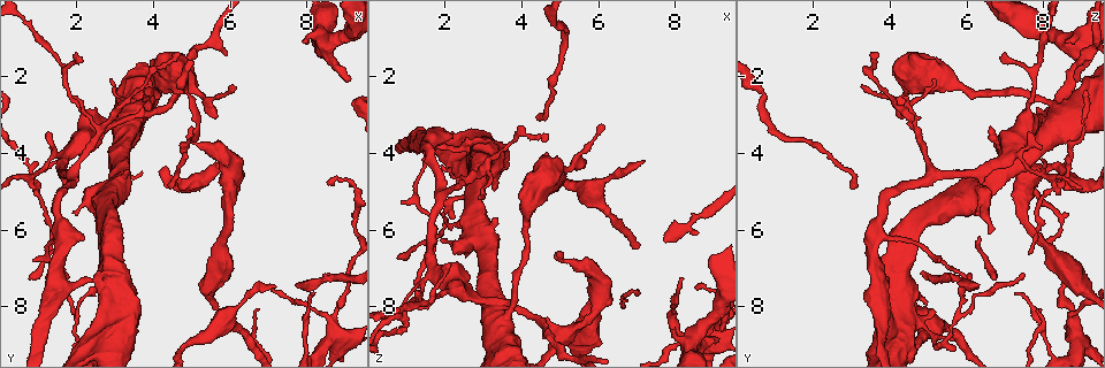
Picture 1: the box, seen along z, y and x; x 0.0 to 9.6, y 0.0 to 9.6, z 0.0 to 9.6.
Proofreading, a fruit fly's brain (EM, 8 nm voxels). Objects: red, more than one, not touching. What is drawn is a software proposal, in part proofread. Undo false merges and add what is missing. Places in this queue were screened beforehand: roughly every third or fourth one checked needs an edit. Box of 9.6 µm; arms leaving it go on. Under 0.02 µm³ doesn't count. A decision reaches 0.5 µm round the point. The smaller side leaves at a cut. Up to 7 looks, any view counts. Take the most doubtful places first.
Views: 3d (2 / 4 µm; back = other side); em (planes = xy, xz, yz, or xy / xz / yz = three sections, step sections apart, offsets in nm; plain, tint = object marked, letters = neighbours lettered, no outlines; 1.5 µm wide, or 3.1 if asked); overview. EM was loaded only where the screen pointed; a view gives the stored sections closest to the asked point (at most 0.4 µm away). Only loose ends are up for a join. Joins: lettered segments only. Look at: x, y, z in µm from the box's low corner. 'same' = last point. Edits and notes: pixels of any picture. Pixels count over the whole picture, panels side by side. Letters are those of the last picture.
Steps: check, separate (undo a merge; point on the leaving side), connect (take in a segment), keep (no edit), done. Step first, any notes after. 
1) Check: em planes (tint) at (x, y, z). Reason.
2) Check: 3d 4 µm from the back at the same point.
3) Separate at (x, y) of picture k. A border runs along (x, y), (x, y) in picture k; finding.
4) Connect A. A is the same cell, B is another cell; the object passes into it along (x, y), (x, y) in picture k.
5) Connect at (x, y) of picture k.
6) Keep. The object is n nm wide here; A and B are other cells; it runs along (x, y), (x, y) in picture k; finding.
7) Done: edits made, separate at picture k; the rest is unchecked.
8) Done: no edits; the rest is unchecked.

Check: 3d 4 µm from the back at (2.20, 6.25, 3.60). An open end.

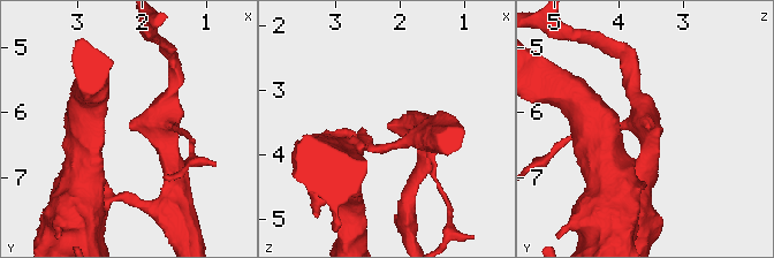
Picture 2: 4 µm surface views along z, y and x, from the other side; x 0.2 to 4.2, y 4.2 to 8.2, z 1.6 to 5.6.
Check: em planes (letters) at (2.20, 6.25, 3.55).

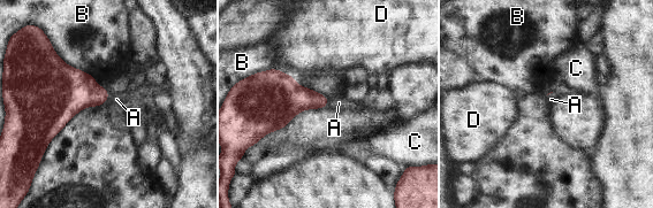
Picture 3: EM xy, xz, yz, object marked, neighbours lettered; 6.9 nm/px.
Connect A. The longest contact is with B, 320 nm; A is the same cell, B, C and D are other cells; the object passes into it along (290, 99), (326, 102), (339, 102) in picture 3; it goes on there.

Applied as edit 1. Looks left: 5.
Check: 3d 4 µm at (2.00, 2.70, 7.60). Calibre changes.

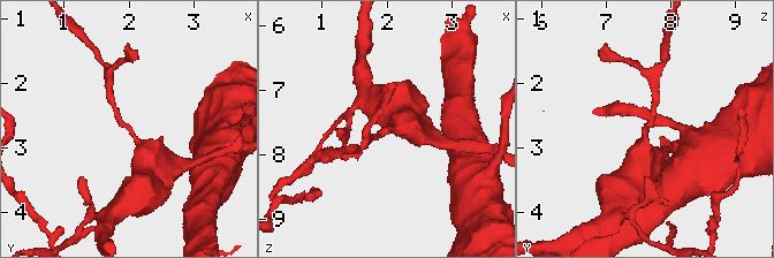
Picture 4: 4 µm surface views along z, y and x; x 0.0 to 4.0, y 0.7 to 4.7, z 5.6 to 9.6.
Check: em xz step 8 (letters) at (2.00, 2.70, 7.55). Need the tissue.

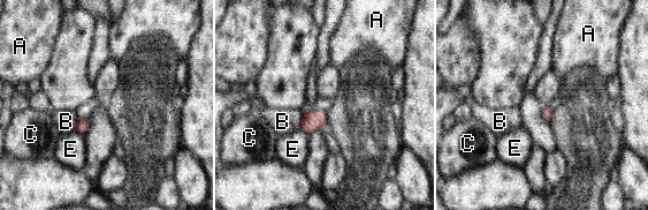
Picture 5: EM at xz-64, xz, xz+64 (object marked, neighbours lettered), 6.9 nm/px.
Keep. A, B, C and E are other cells; a border runs along (303, 115), (298, 129) in picture 5; continuous, no second neuron.

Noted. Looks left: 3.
Done: edits made, connect at picture 3; the rest is unchecked.

